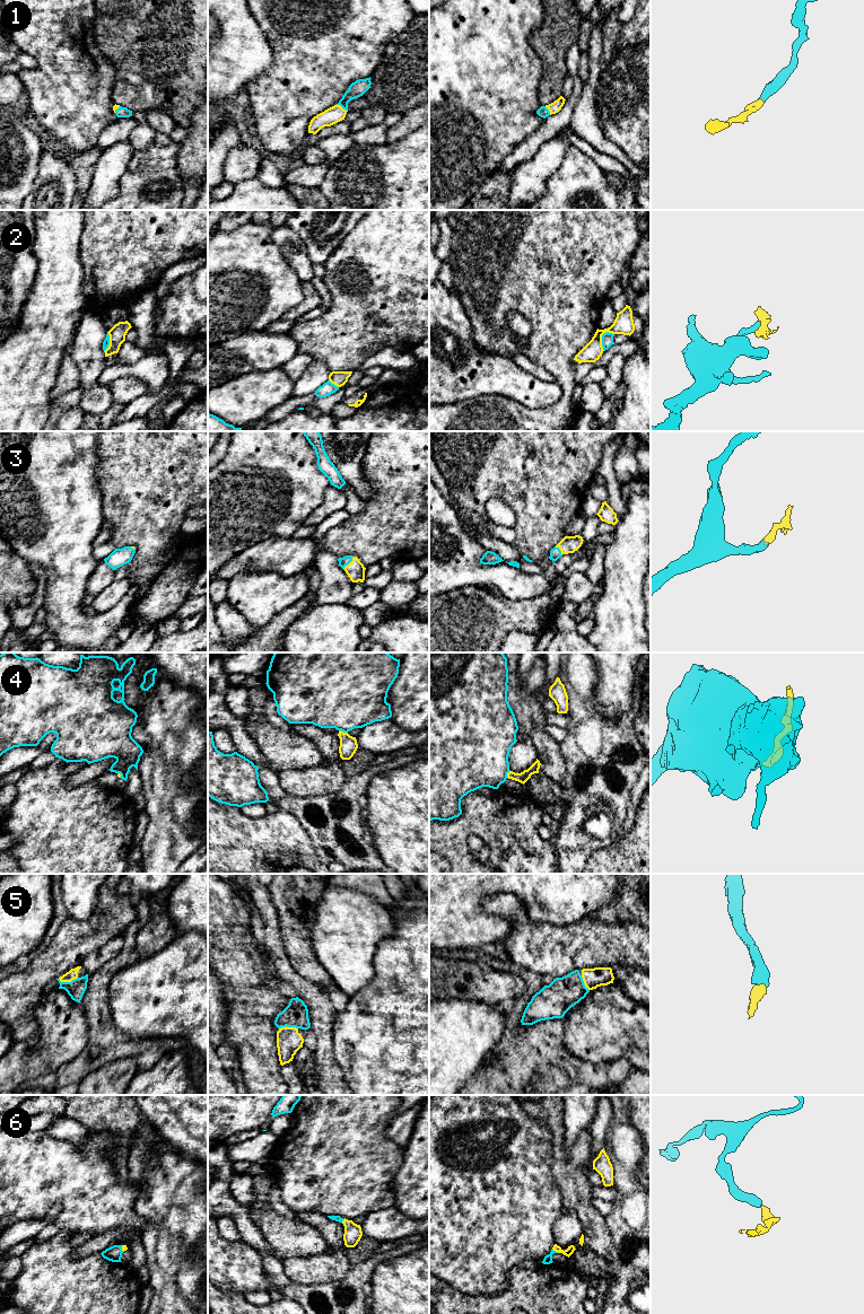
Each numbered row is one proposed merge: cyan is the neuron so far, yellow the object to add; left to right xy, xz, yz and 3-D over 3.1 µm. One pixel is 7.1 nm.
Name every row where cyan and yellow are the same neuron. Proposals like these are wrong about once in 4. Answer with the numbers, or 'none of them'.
1, 3, 5, 6

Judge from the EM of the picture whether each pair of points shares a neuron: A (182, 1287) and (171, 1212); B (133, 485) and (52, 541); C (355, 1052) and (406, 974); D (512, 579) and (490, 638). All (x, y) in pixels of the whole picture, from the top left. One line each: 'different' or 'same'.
A: same
B: different
C: same
D: different

